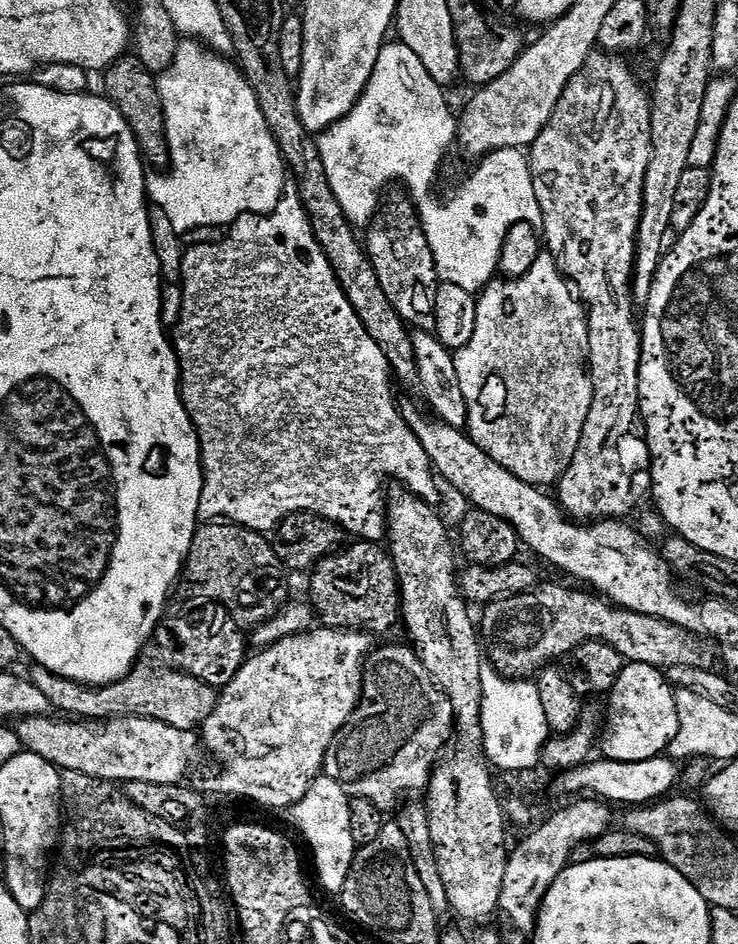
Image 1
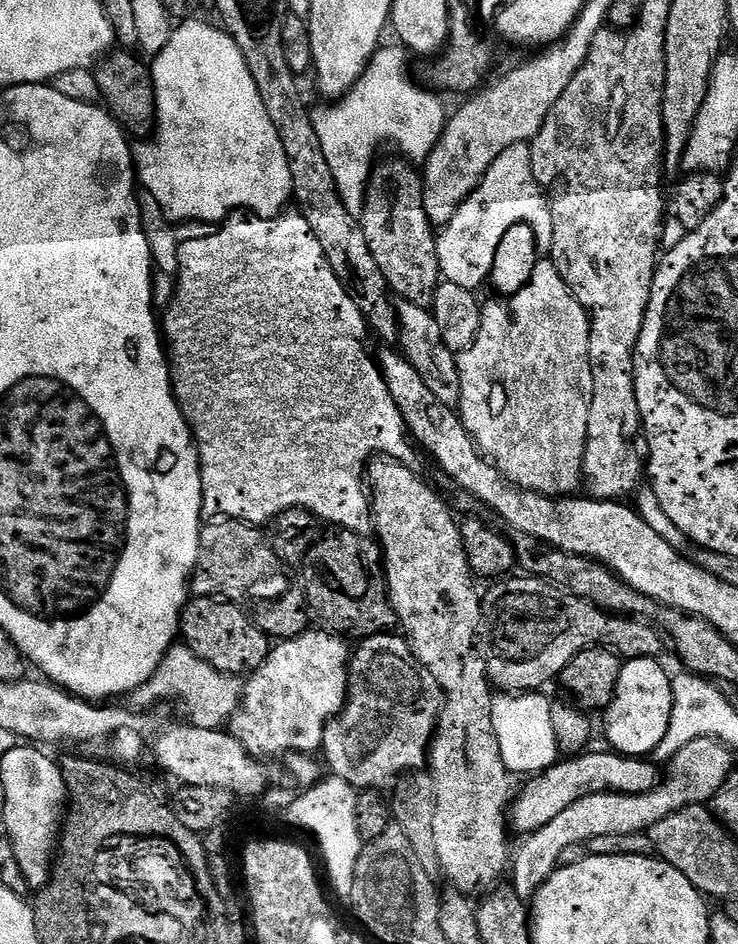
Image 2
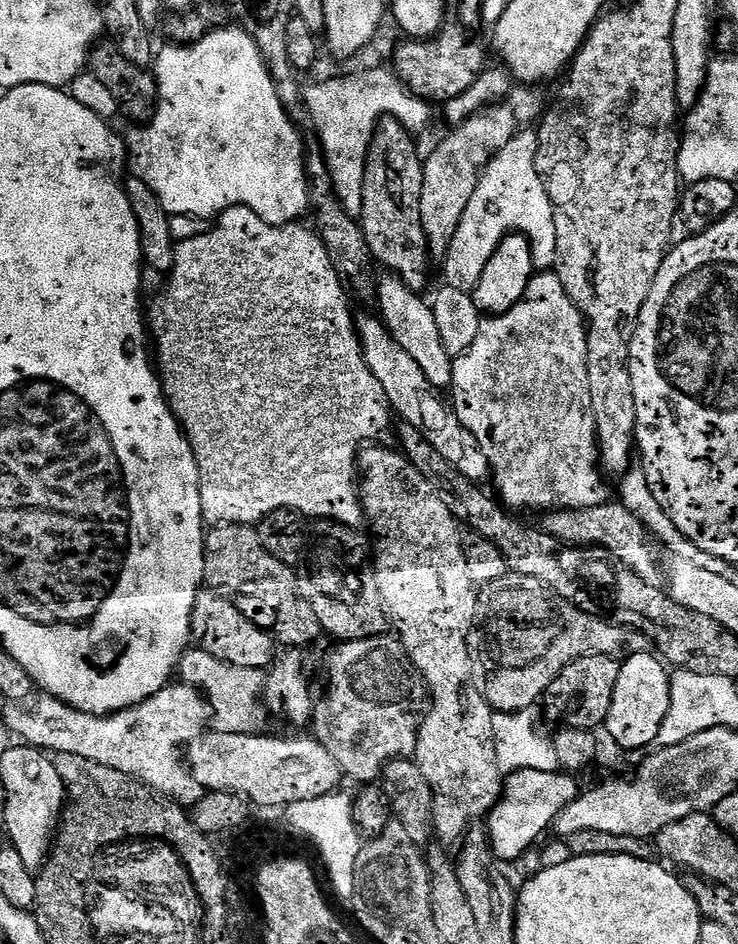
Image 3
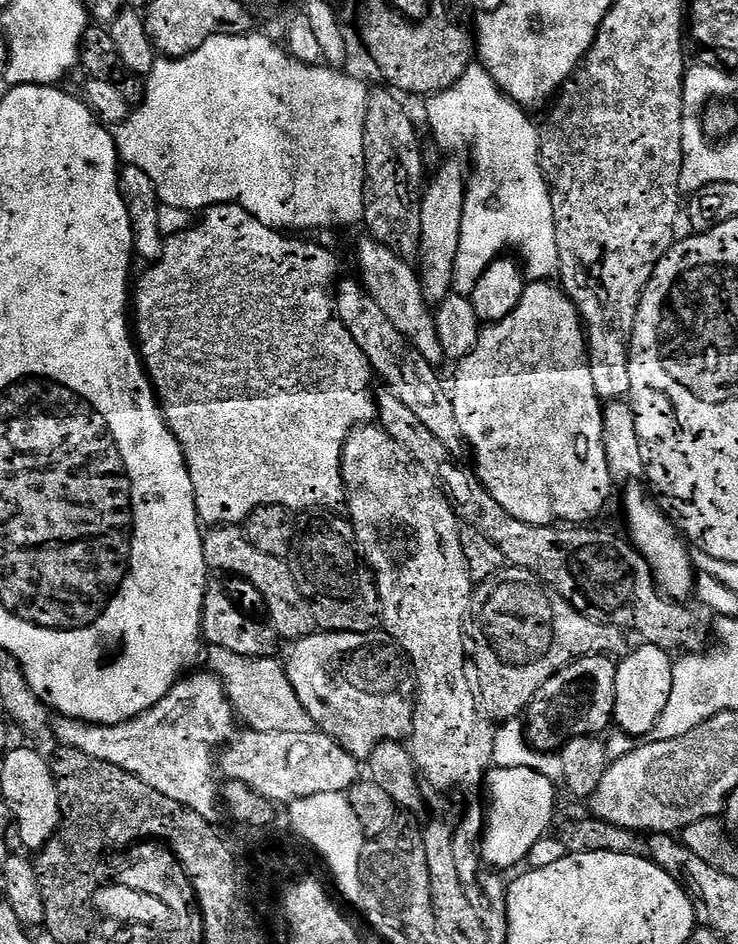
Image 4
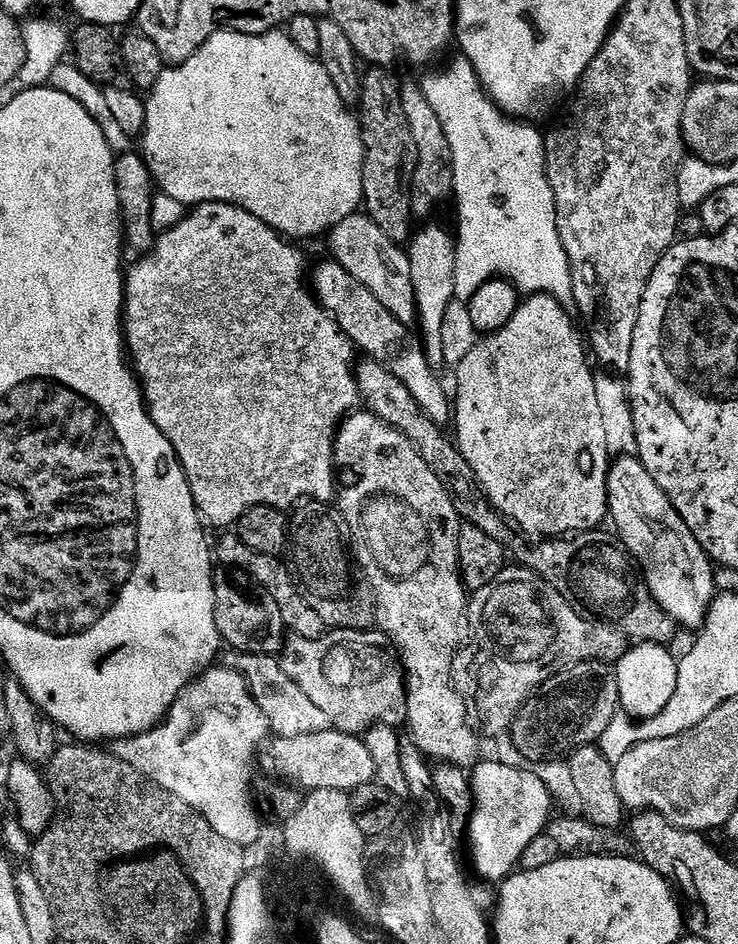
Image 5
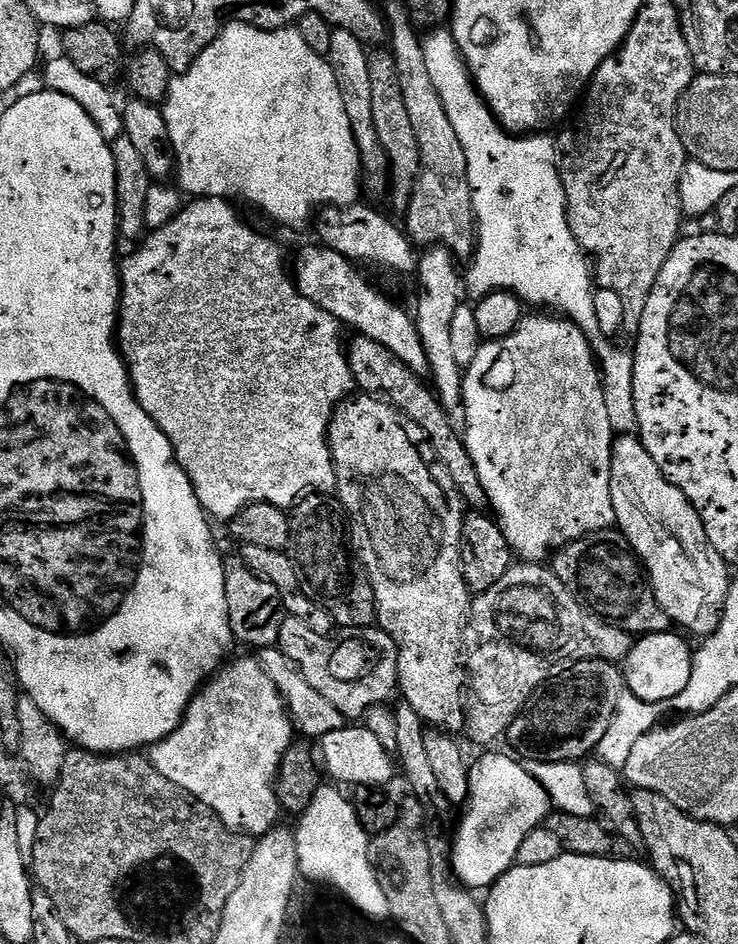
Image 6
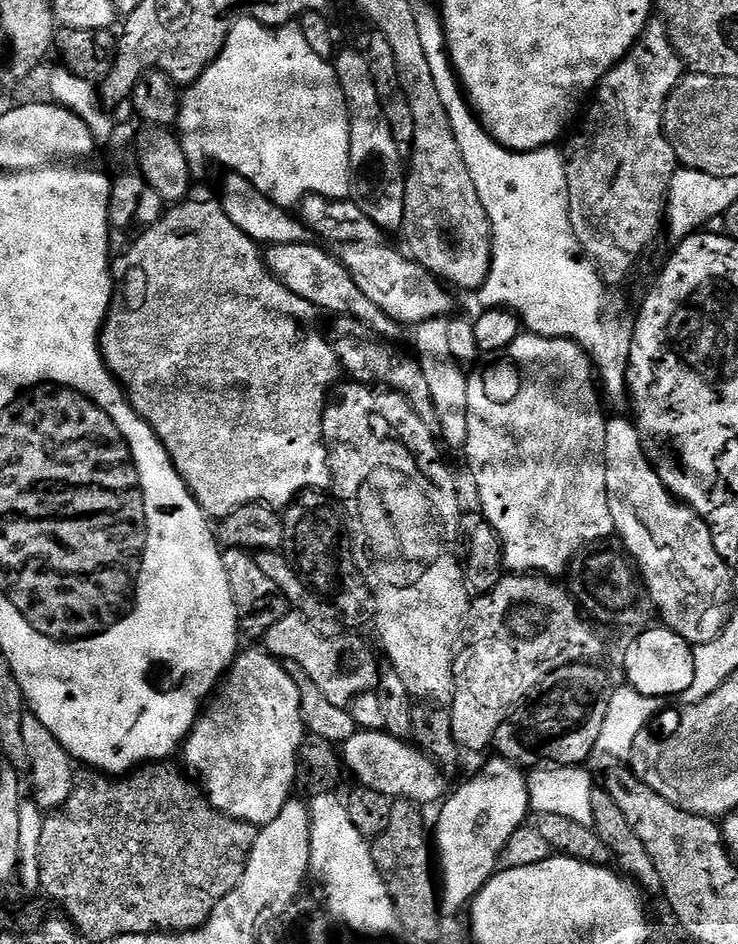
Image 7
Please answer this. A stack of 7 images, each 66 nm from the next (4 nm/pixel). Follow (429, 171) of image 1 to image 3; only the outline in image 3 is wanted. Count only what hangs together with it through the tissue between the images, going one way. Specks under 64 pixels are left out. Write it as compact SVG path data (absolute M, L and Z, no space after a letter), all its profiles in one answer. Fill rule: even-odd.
M368 68L365 72L356 72L348 81L324 80L321 84L312 84L303 89L302 100L312 111L312 120L316 123L316 132L320 135L319 147L324 158L328 162L328 169L332 175L332 184L336 188L336 197L342 202L342 206L352 216L359 217L362 210L362 182L364 181L364 167L368 157L368 147L372 141L372 135L376 124L383 116L393 116L398 122L402 122L409 132L419 133L419 128L424 128L431 118L432 112L429 101L412 95L396 77L395 71L388 68ZM521 130L500 152L492 157L484 175L481 176L478 189L462 214L458 234L448 251L448 257L442 261L447 287L463 292L472 292L482 275L482 270L494 254L497 246L508 233L523 233L532 244L533 266L536 270L548 270L555 265L556 231L552 217L552 199L548 196L548 187L536 169L538 138L532 130Z

